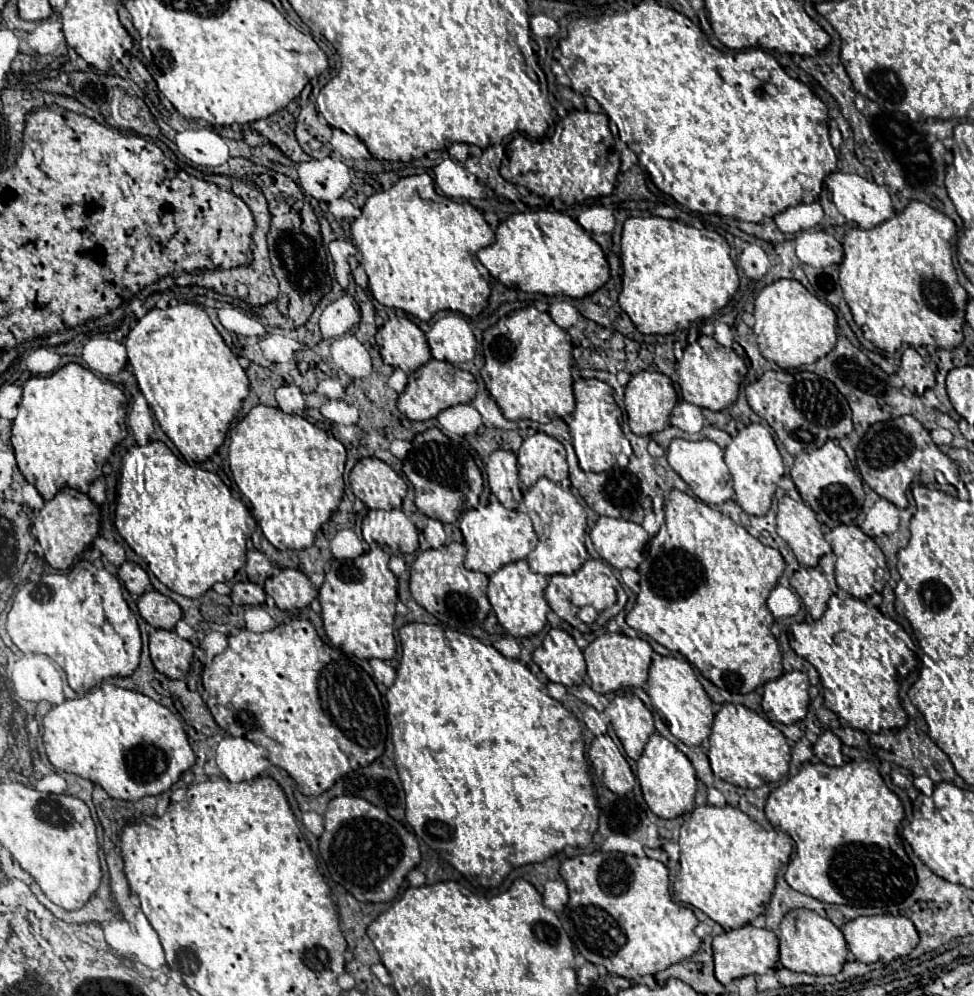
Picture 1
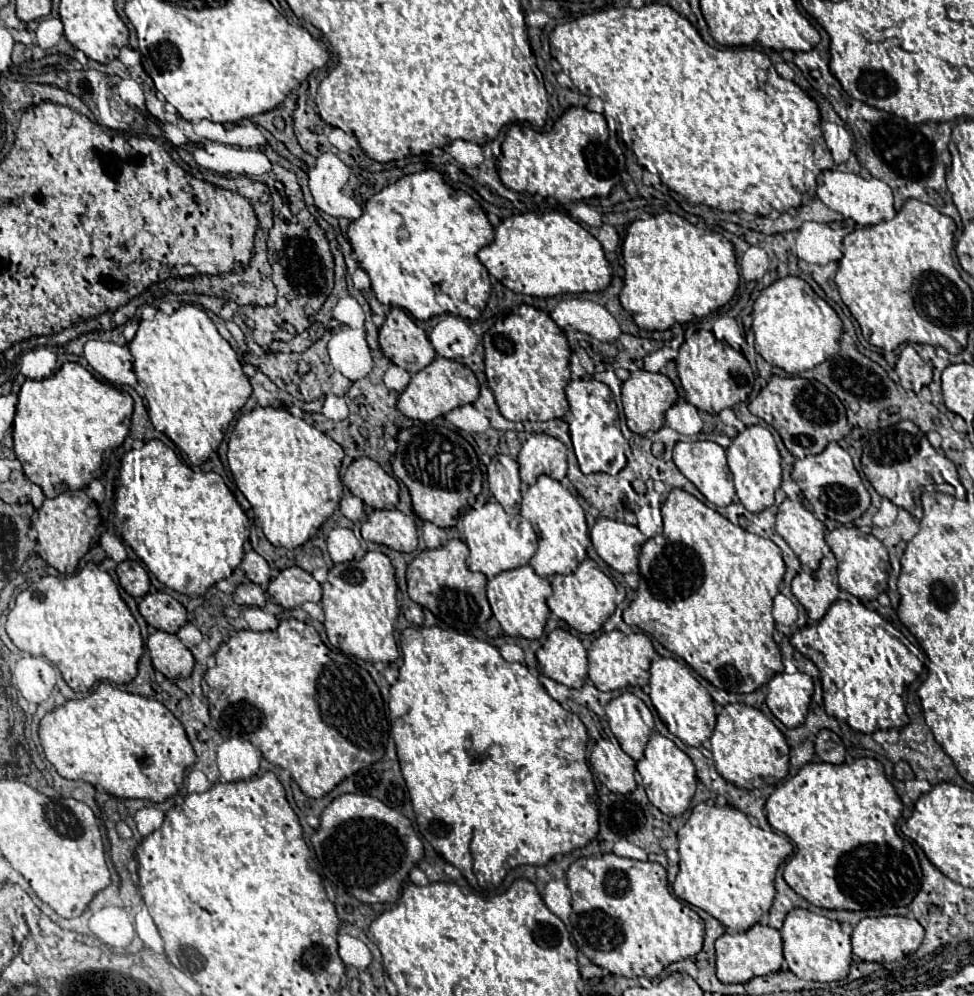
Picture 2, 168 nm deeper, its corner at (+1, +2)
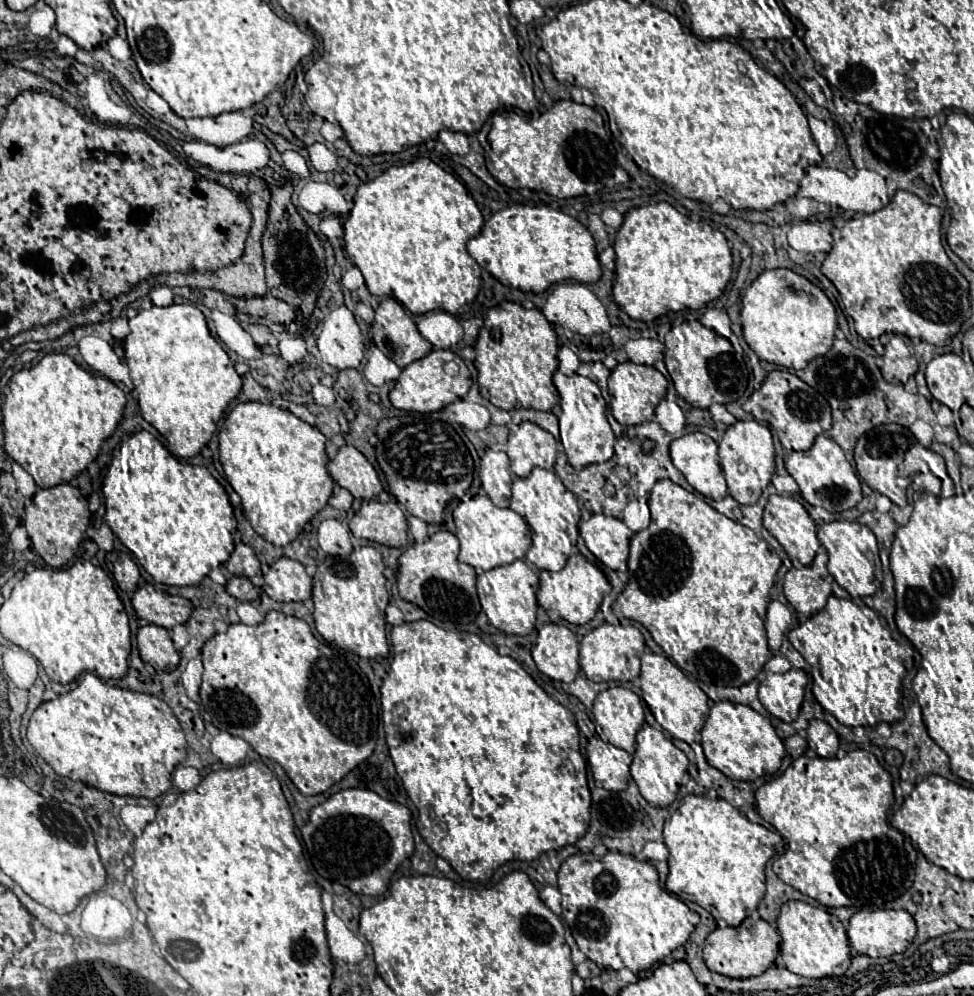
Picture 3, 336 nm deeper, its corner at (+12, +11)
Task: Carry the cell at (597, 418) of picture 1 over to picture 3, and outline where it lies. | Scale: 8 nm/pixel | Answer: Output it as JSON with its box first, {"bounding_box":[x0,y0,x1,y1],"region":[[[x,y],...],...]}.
{"bounding_box":[554,372,614,468],"region":[[[562,372],[554,374],[554,386],[560,394],[560,406],[562,406],[562,416],[560,416],[560,438],[568,456],[568,462],[574,468],[584,468],[588,464],[596,462],[608,462],[614,454],[614,432],[606,420],[606,402],[602,398],[602,392],[596,382],[590,378],[572,374],[566,376]]]}

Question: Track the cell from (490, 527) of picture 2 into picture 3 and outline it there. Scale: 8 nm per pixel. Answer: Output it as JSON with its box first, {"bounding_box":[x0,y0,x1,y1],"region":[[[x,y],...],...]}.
{"bounding_box":[454,494,532,570],"region":[[[476,494],[468,502],[460,502],[454,510],[454,522],[456,522],[456,536],[460,540],[458,560],[474,566],[476,570],[492,570],[496,566],[522,560],[532,544],[530,530],[524,518],[510,508],[494,506],[492,500],[484,494]]]}

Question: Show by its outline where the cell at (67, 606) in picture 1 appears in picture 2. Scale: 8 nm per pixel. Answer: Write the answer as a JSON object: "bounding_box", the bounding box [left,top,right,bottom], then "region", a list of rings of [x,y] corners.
{"bounding_box":[5,563,143,693],"region":[[[87,563],[75,575],[65,579],[47,575],[19,593],[15,607],[7,615],[5,629],[17,649],[31,655],[41,655],[51,661],[75,693],[87,693],[99,681],[117,685],[131,683],[138,673],[139,659],[143,655],[143,638],[135,617],[131,615],[127,603],[121,599],[111,575],[101,571],[95,563]]]}

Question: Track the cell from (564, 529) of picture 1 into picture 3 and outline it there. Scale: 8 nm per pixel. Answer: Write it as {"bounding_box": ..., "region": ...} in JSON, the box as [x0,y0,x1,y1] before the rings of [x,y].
{"bounding_box":[510,468,580,570],"region":[[[534,468],[530,476],[514,480],[510,508],[528,522],[532,532],[532,546],[526,552],[526,560],[538,570],[562,570],[578,538],[580,506],[576,502],[576,496],[552,470]]]}

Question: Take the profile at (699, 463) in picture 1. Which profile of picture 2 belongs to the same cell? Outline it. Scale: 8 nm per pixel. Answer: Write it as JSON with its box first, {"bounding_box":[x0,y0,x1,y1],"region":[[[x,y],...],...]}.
{"bounding_box":[673,441,735,507],"region":[[[695,441],[695,443],[677,443],[673,449],[673,461],[679,467],[679,471],[705,495],[705,499],[717,507],[725,507],[733,503],[735,487],[733,477],[727,467],[725,449],[719,447],[713,441]]]}

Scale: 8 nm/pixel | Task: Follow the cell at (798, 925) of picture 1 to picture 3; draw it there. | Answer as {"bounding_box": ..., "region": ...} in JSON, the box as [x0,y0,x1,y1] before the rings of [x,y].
{"bounding_box":[776,900,850,978],"region":[[[790,900],[780,910],[776,920],[780,942],[780,956],[790,972],[806,978],[824,978],[824,976],[842,976],[850,966],[850,948],[846,930],[840,920],[830,912],[810,906],[806,902]]]}

